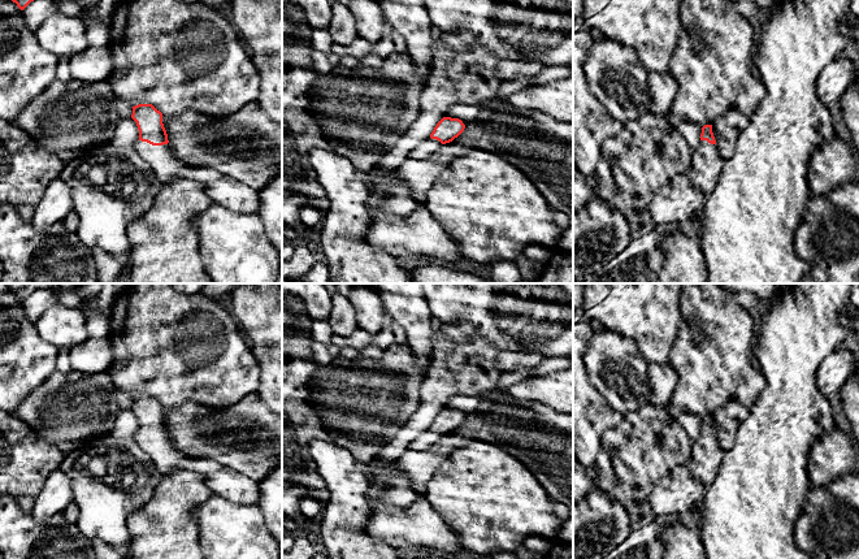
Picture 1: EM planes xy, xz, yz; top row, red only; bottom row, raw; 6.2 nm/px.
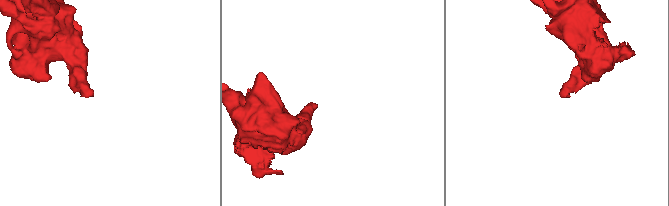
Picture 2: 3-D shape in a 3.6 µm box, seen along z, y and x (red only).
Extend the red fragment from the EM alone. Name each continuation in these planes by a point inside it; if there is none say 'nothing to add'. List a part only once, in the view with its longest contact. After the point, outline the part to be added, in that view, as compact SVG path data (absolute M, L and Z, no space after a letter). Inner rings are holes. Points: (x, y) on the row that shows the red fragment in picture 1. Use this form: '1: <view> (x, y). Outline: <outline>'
1: xy (224, 190). Outline: M138 140L133 148L155 170L162 185L179 177L194 179L205 187L213 203L237 213L259 213L260 188L242 183L212 168L187 166L173 153L169 144L152 146Z

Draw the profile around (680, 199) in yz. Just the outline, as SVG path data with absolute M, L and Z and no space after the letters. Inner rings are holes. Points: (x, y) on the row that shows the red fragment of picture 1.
M690 169L669 178L665 187L654 192L648 205L655 224L668 226L687 221L703 211L707 195L700 192L691 182Z

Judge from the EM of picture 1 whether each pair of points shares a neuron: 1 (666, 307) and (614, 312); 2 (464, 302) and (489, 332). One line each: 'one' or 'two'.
1: one
2: one

